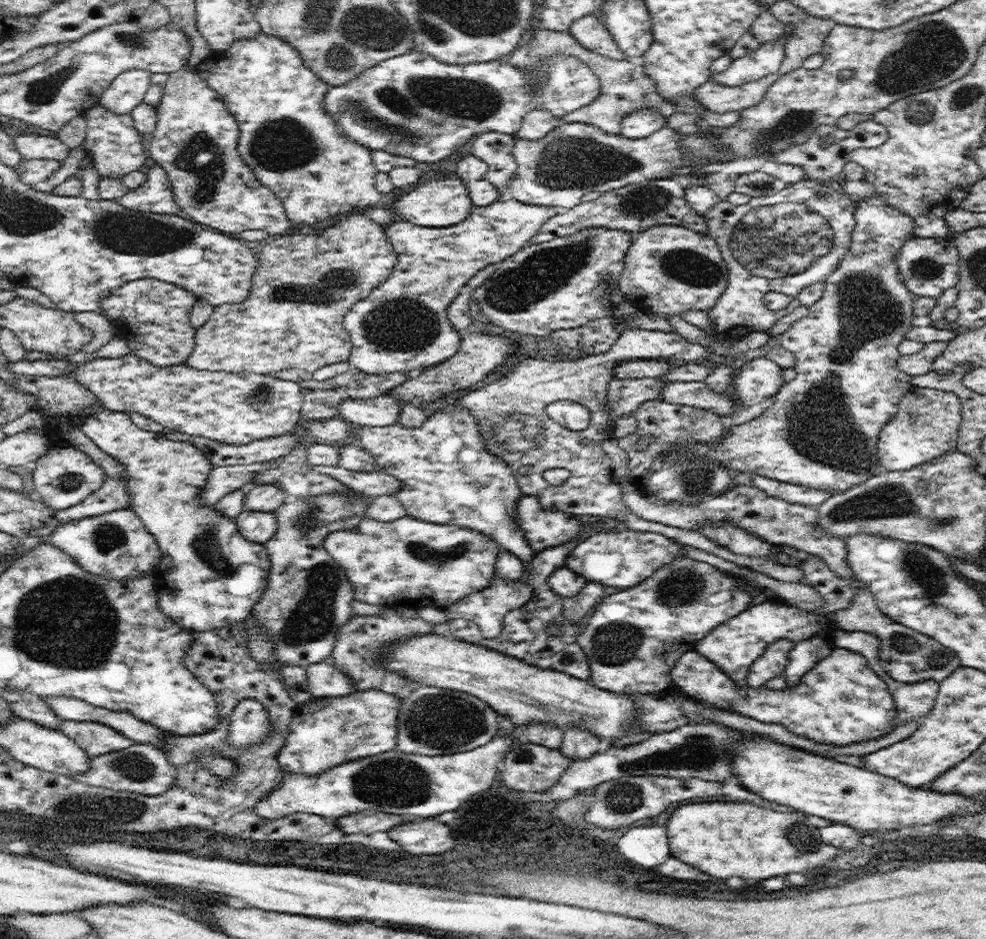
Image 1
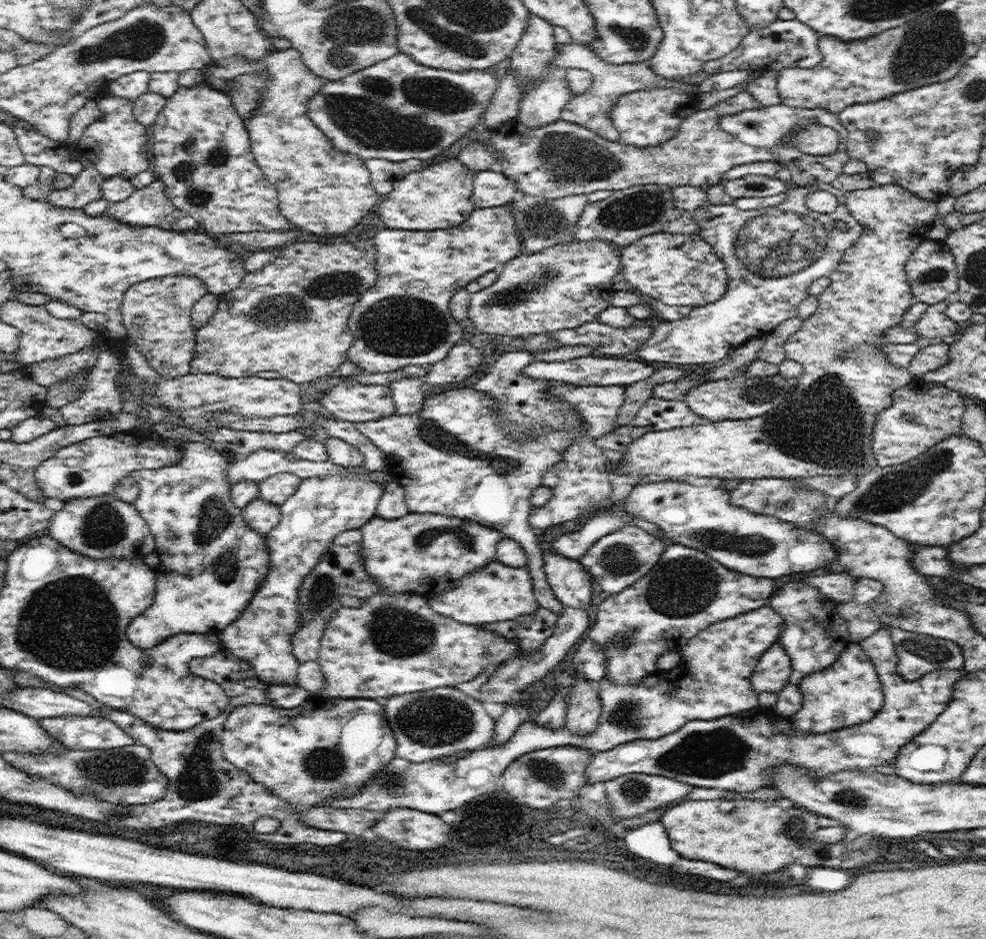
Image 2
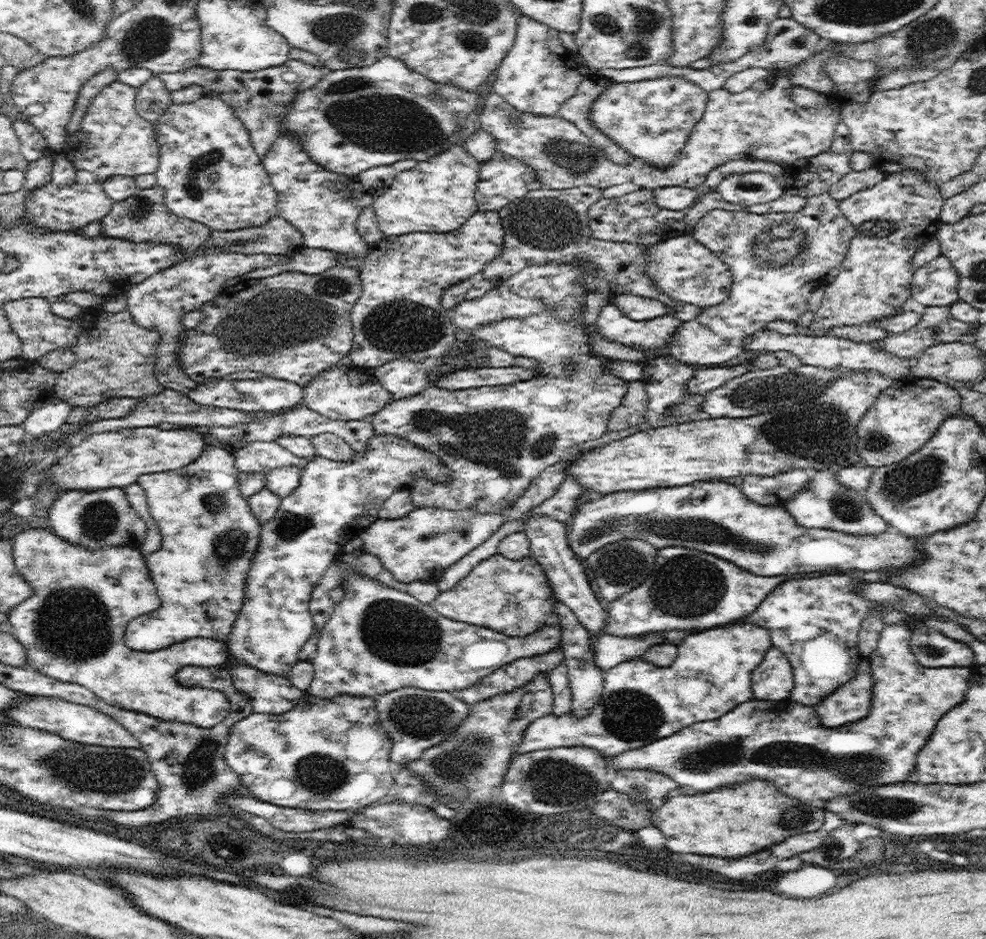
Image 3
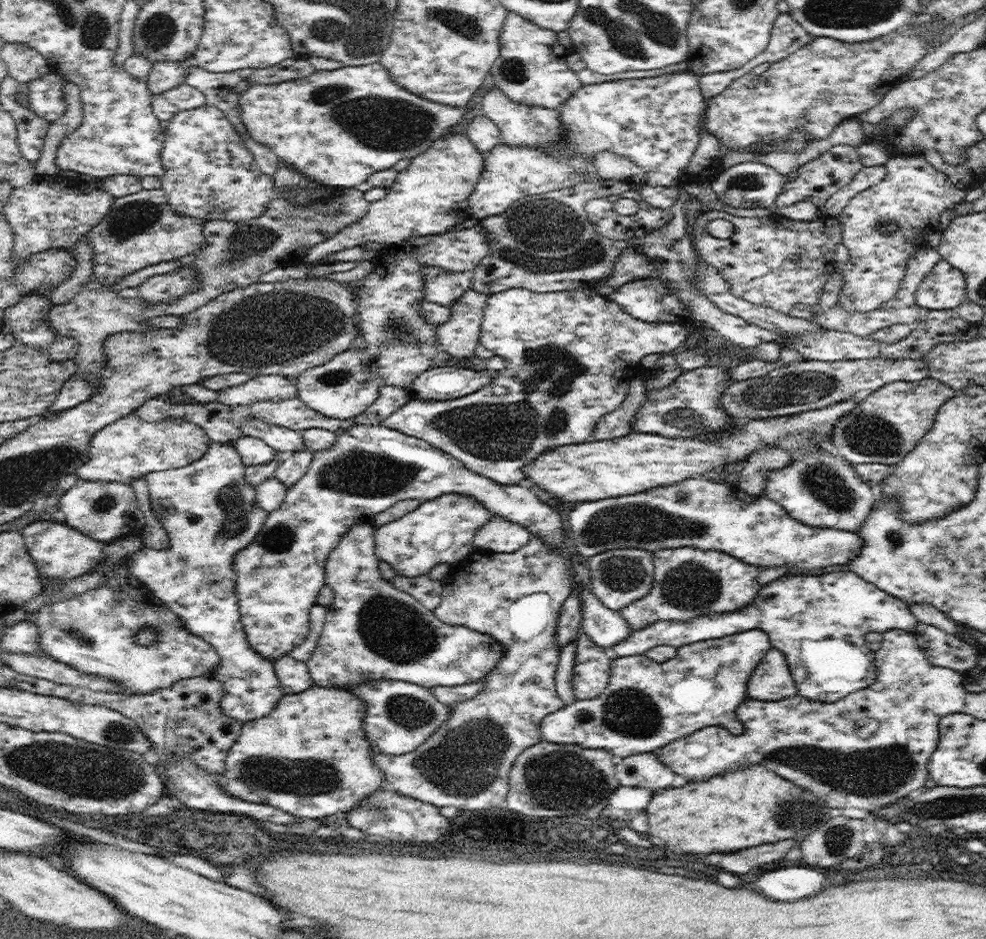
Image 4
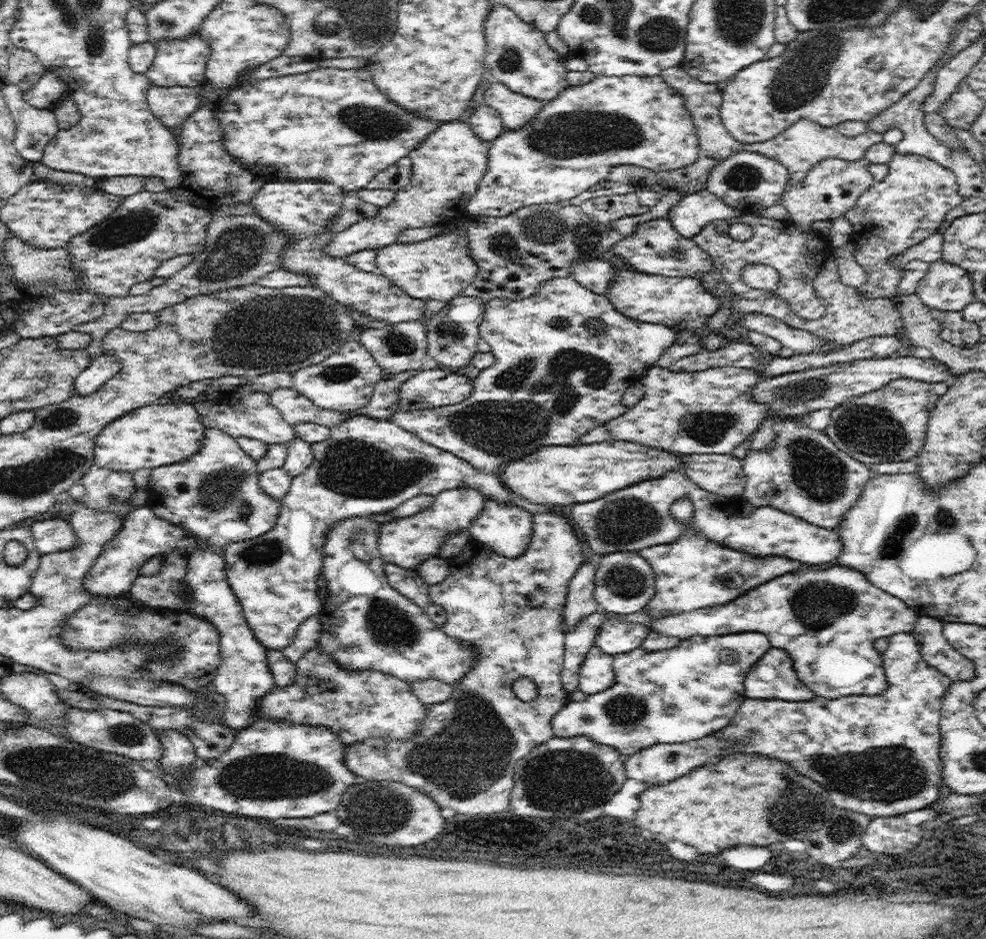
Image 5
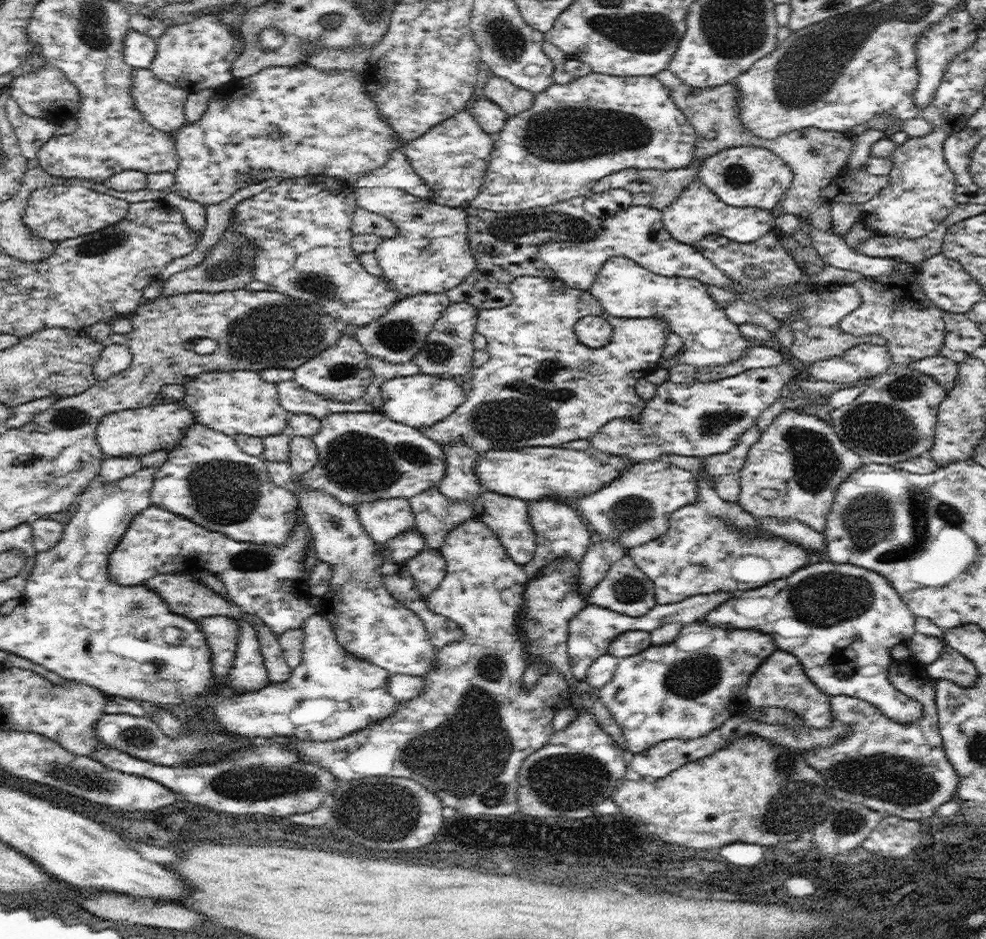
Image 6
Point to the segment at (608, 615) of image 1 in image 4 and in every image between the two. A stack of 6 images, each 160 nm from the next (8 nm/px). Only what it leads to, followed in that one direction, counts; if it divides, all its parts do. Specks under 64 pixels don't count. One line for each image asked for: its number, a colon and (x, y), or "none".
2: (686, 591)
3: (689, 590)
4: (688, 582)

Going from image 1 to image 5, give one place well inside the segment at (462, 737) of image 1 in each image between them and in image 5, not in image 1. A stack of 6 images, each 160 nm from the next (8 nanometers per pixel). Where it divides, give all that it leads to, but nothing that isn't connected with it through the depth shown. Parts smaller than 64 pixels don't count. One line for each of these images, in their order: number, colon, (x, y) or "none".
2: (434, 723)
3: (415, 720)
4: (400, 716)
5: (356, 706)

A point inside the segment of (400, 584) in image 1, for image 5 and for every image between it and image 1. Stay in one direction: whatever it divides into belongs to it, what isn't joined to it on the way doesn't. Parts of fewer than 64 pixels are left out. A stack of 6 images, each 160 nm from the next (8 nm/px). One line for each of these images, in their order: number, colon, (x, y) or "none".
2: (423, 554)
3: (419, 546)
4: (442, 530)
5: (407, 542)

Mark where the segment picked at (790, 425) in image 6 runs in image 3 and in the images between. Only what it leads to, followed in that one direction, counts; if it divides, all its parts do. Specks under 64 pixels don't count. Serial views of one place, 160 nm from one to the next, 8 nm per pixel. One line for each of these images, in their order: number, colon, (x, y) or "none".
3: (826, 504)
4: (819, 490)
5: (808, 476)

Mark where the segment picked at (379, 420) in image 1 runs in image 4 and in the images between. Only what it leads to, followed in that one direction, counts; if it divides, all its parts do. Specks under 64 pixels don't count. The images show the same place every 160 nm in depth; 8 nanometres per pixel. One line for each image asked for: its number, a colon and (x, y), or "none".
2: (350, 400)
3: (349, 393)
4: (343, 387)

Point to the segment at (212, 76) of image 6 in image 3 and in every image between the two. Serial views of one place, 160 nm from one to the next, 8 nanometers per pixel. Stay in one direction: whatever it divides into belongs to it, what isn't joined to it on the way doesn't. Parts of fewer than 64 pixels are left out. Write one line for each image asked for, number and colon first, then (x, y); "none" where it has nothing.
3: (153, 98)
4: (164, 75)
5: (178, 63)

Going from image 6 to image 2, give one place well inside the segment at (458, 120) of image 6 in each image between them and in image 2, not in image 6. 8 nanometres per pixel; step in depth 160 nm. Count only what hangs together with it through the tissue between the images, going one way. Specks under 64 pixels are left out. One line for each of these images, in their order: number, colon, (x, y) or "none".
2: (439, 196)
3: (438, 195)
4: (432, 195)
5: (448, 166)

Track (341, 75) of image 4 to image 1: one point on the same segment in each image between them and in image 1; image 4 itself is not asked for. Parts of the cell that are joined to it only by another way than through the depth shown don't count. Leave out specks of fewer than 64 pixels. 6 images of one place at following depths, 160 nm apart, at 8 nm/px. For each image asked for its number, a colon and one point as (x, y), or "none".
1: (413, 105)
2: (397, 109)
3: (352, 120)

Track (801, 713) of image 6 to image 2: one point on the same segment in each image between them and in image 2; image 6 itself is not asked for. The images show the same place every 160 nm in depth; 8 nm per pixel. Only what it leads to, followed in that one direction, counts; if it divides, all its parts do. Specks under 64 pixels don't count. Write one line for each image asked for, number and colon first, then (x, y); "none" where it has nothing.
2: (771, 674)
3: (772, 680)
4: (771, 680)
5: (773, 677)

